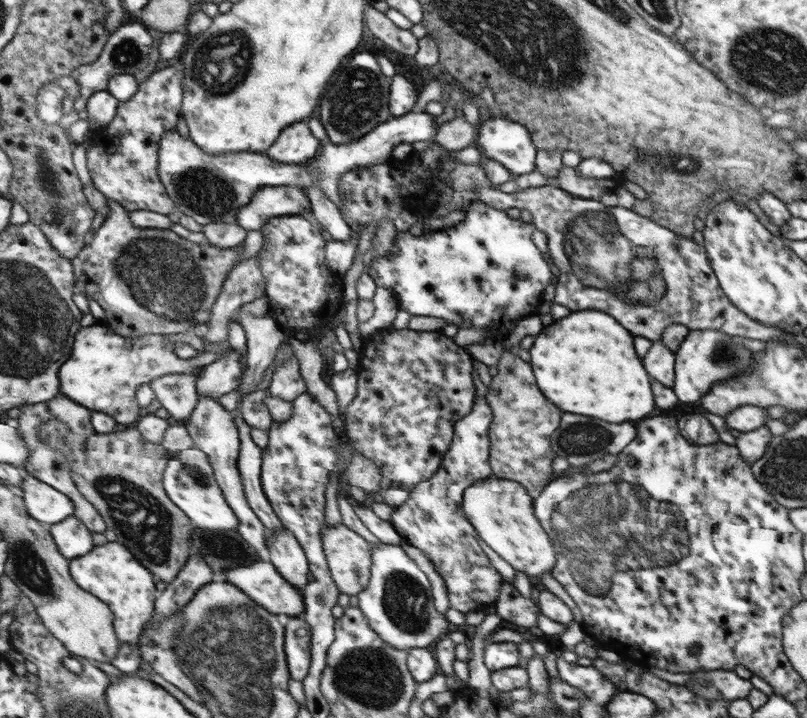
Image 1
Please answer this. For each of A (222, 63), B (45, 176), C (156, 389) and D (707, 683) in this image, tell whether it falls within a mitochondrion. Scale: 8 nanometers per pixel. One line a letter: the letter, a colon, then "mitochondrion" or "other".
A: mitochondrion
B: mitochondrion
C: other
D: mitochondrion

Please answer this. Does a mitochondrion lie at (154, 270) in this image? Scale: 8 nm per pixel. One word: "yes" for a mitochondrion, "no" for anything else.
yes

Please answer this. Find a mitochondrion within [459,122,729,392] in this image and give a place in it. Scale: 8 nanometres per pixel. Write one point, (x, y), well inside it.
(590, 236)

